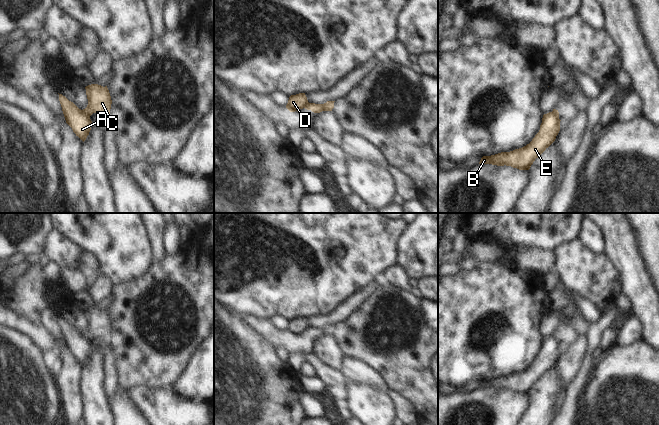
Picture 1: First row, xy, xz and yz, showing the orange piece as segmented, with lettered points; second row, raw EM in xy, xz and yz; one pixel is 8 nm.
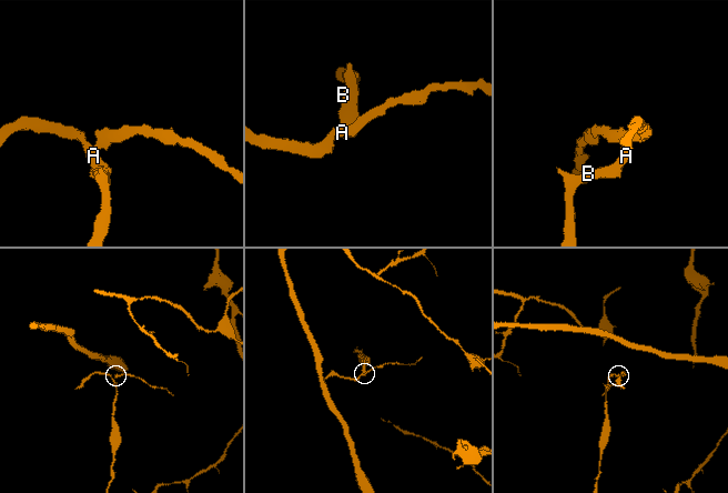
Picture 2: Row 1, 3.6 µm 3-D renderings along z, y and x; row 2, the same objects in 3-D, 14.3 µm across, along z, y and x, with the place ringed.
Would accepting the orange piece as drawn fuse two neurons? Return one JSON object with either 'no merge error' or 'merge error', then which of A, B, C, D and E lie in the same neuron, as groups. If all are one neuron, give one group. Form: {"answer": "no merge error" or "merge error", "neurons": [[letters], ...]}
{"answer": "merge error", "neurons": [["A", "B", "D", "E"], ["C"]]}

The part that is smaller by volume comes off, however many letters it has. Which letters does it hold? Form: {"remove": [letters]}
{"remove": ["C"]}

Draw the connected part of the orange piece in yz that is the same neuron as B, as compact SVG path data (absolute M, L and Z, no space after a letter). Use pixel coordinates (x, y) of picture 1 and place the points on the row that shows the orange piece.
M553 112L544 114L540 130L529 144L510 152L483 156L479 164L506 165L519 170L529 170L535 159L555 141L560 131L560 121Z

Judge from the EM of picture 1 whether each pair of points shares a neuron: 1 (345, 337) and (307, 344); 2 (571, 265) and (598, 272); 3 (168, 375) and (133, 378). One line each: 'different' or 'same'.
1: different
2: same
3: same

